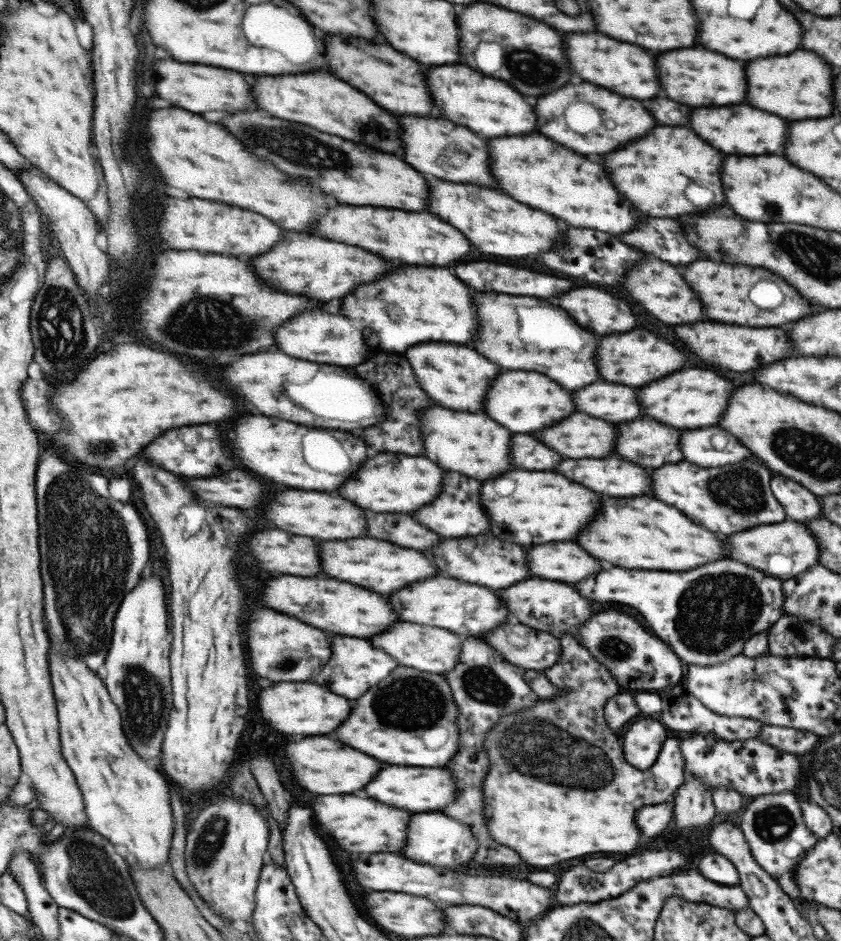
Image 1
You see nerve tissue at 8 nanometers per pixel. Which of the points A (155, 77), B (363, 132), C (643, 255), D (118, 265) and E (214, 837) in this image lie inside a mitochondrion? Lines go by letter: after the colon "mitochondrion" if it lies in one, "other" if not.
A: other
B: mitochondrion
C: other
D: other
E: mitochondrion

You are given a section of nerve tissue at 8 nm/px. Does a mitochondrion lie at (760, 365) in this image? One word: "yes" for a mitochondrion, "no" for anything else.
no

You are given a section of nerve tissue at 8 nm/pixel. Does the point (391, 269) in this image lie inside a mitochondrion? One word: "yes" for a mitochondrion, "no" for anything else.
no

